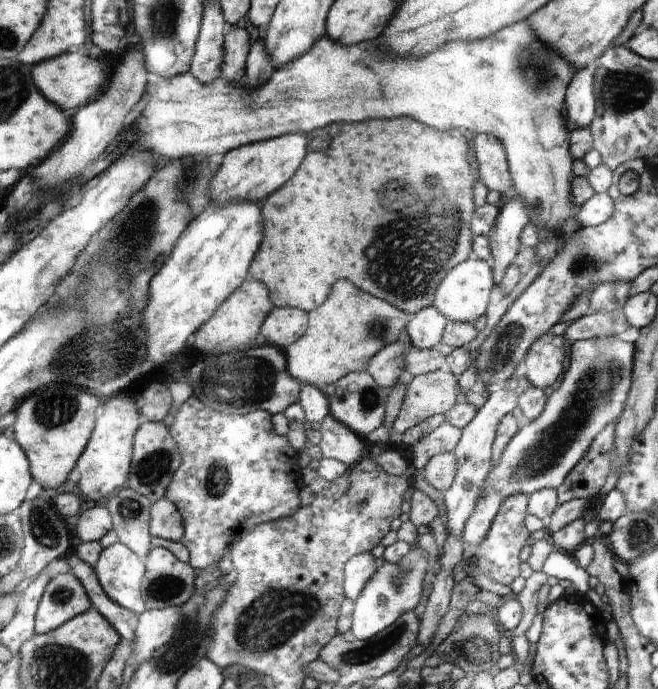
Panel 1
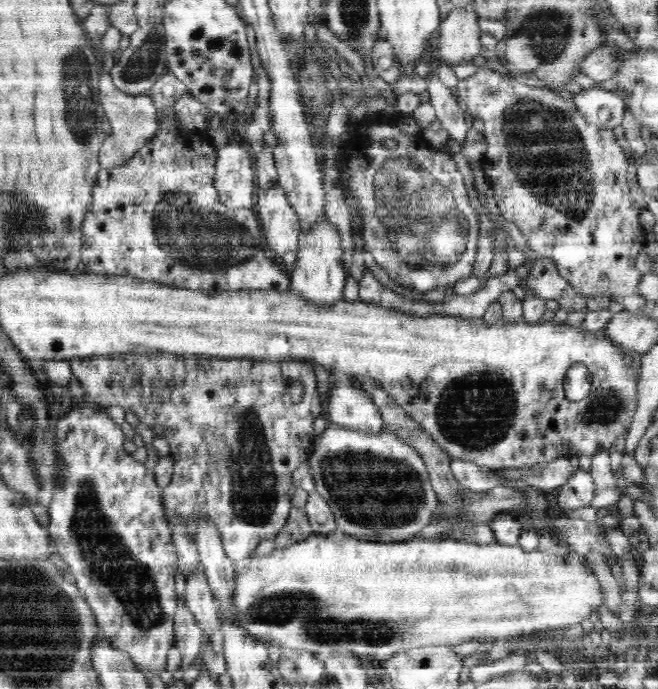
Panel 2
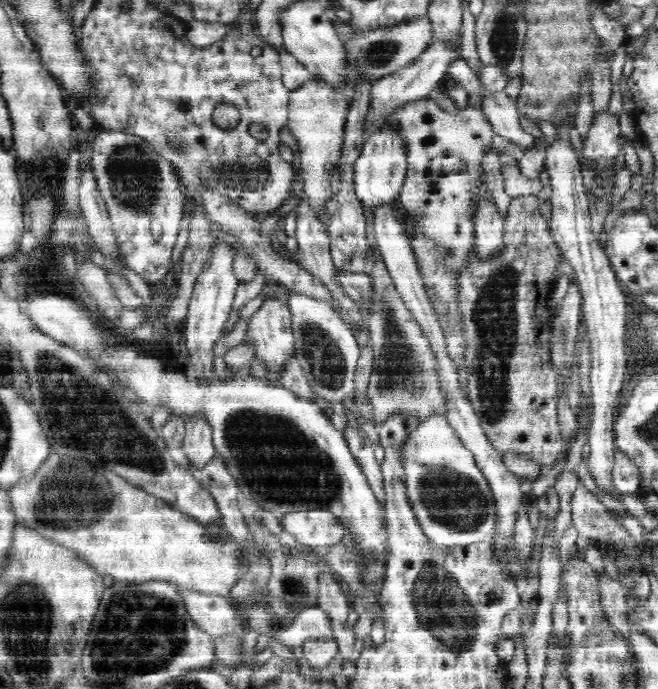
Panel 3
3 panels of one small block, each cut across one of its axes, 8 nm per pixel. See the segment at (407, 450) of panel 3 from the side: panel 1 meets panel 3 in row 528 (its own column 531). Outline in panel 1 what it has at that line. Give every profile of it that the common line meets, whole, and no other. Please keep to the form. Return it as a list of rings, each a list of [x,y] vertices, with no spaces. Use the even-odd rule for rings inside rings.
[[[619,338],[584,339],[572,342],[570,352],[569,371],[563,376],[562,384],[552,393],[548,406],[540,416],[526,424],[508,442],[499,463],[492,466],[487,474],[483,490],[501,492],[504,500],[518,493],[530,496],[543,488],[557,489],[588,452],[594,436],[600,434],[624,410],[626,394],[632,388],[633,344]]]

